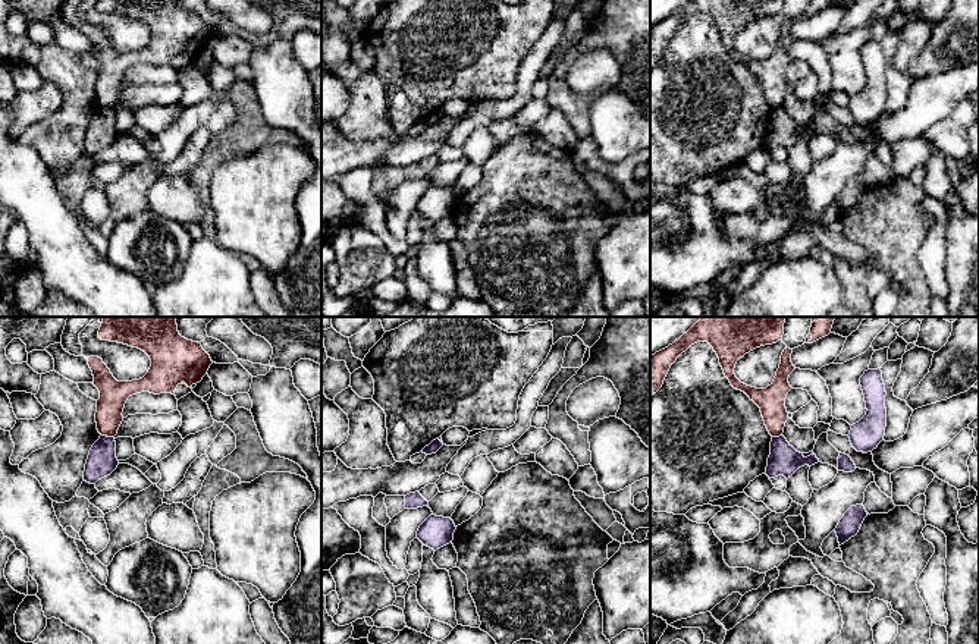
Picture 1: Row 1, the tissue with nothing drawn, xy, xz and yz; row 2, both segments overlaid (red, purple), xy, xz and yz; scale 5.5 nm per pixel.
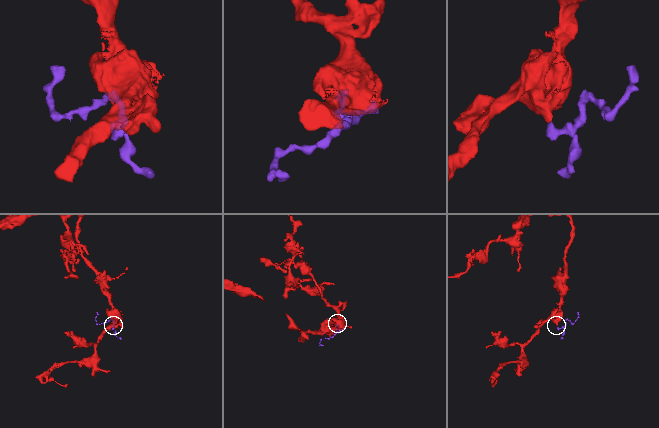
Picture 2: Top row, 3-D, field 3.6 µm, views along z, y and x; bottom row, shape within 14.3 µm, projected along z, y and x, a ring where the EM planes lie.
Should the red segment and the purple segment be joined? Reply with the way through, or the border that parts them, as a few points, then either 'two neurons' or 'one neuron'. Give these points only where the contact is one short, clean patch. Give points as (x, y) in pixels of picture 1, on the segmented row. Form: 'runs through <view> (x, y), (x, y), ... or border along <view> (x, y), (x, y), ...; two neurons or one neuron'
border along xy (102, 434), (113, 437); two neurons

